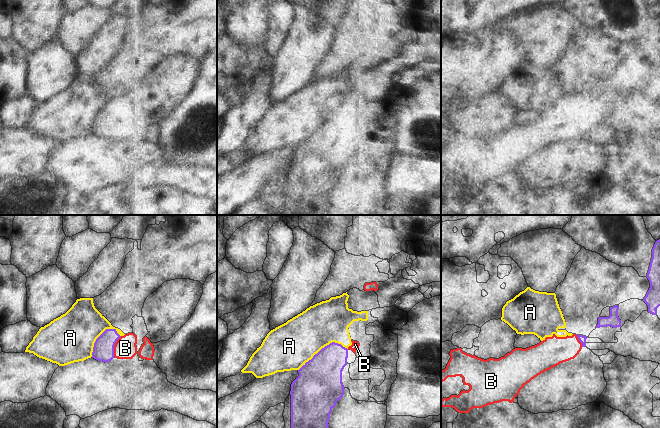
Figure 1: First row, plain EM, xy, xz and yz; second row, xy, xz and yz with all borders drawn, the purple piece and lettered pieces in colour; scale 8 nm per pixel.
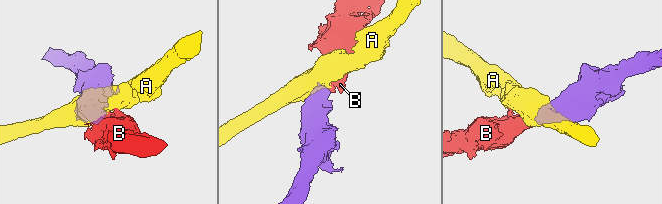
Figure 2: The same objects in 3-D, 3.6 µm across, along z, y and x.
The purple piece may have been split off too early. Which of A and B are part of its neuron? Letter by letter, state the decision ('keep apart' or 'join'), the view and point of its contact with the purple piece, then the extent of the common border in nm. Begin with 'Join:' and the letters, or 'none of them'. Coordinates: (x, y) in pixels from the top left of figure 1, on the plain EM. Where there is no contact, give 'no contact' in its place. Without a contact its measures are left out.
Join: B
A: keep apart; contact xz (322, 124); length 440 nm
B: join; contact xy (114, 121); length 180 nm

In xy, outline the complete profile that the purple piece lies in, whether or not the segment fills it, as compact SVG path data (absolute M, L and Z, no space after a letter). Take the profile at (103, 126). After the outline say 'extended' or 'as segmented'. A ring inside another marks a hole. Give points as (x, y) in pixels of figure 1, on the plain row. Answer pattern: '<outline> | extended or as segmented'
M106 105L95 117L92 134L105 139L114 133L132 135L137 128L137 112L128 109L120 112L116 105Z | extended

